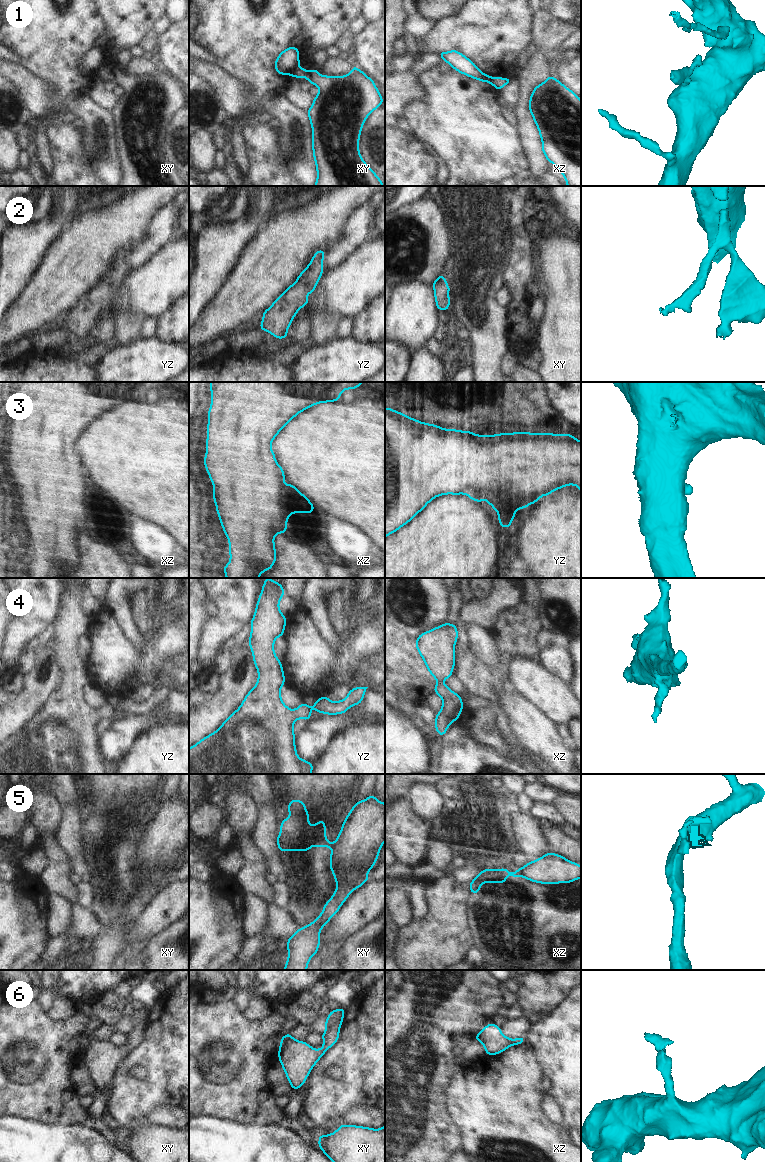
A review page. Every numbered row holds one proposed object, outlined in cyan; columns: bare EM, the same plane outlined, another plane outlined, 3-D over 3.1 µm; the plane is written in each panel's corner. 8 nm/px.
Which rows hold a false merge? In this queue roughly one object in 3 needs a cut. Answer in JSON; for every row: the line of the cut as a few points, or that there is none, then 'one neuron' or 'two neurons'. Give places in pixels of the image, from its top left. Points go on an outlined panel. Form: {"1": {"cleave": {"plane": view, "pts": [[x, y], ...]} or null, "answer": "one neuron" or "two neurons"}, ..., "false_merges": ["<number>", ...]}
{"1": {"cleave": {"plane": "xy", "pts": [[296, 66], [289, 74]]}, "answer": "two neurons"}, "2": {"cleave": null, "answer": "one neuron"}, "3": {"cleave": null, "answer": "one neuron"}, "4": {"cleave": null, "answer": "one neuron"}, "5": {"cleave": {"plane": "xz", "pts": [[517, 871], [522, 875]]}, "answer": "two neurons"}, "6": {"cleave": null, "answer": "one neuron"}, "false_merges": ["1", "5"]}

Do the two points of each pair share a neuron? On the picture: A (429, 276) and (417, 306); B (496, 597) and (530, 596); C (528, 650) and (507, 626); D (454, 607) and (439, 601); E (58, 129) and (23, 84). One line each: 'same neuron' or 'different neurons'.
A: different neurons
B: different neurons
C: same neuron
D: different neurons
E: different neurons

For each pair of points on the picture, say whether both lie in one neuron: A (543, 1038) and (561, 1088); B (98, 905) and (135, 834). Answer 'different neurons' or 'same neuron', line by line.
A: same neuron
B: same neuron

